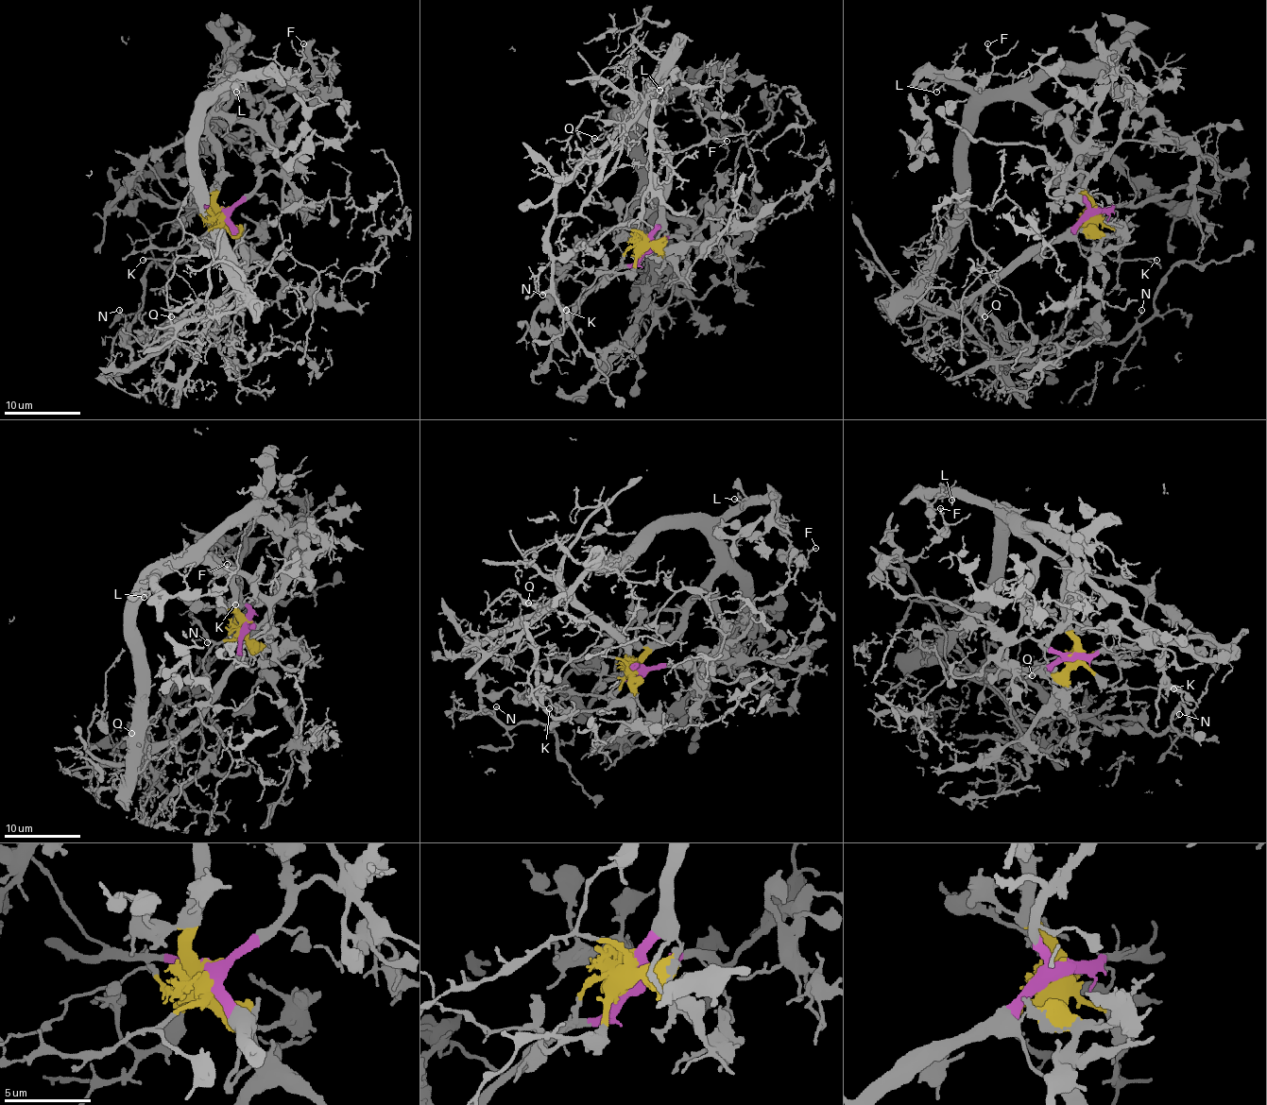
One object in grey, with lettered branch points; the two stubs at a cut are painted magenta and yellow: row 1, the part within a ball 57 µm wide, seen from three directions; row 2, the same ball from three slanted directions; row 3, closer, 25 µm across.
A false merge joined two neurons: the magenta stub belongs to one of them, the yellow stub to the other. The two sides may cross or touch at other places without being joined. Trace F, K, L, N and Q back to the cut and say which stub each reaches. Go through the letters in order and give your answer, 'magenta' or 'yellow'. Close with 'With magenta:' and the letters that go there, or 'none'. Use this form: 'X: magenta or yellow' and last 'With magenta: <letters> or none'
F: yellow
K: yellow
L: yellow
N: magenta
Q: magenta
With magenta: N, Q

